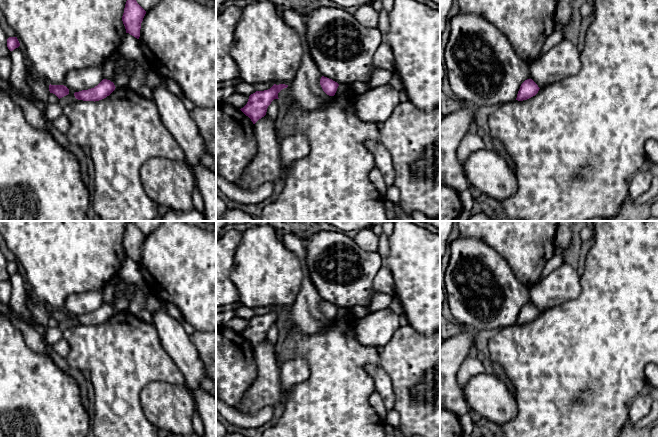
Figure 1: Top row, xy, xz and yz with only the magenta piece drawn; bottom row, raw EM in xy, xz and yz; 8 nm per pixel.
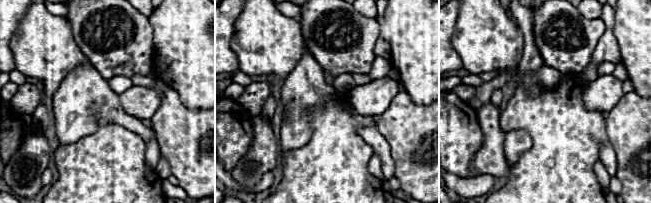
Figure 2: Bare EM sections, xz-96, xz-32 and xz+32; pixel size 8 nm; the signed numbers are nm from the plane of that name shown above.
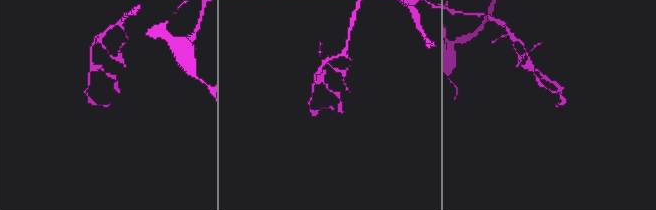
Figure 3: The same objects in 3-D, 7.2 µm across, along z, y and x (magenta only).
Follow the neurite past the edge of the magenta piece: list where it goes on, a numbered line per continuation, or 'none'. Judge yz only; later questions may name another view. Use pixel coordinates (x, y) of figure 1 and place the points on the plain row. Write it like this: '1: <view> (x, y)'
none

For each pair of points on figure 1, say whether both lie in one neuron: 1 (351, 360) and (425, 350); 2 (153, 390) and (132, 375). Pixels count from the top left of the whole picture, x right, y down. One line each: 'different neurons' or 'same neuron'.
1: different neurons
2: different neurons

